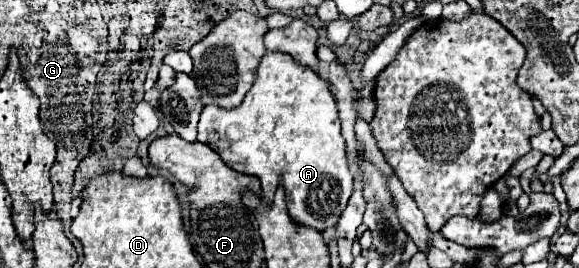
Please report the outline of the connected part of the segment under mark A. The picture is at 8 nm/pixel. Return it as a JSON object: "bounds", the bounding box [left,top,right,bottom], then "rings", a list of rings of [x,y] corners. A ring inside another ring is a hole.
{"bounds":[197,53,353,233],"rings":[[[265,53],[261,67],[257,69],[257,81],[239,107],[224,109],[216,105],[205,105],[199,119],[197,141],[217,151],[219,157],[227,165],[231,165],[231,169],[259,177],[263,199],[267,203],[273,201],[273,195],[281,185],[285,189],[289,217],[297,225],[311,227],[319,233],[337,225],[353,193],[353,175],[347,167],[347,151],[345,139],[341,137],[337,101],[325,79],[321,79],[307,67],[295,65],[295,61],[291,61],[291,57],[287,57],[285,53]]]}

